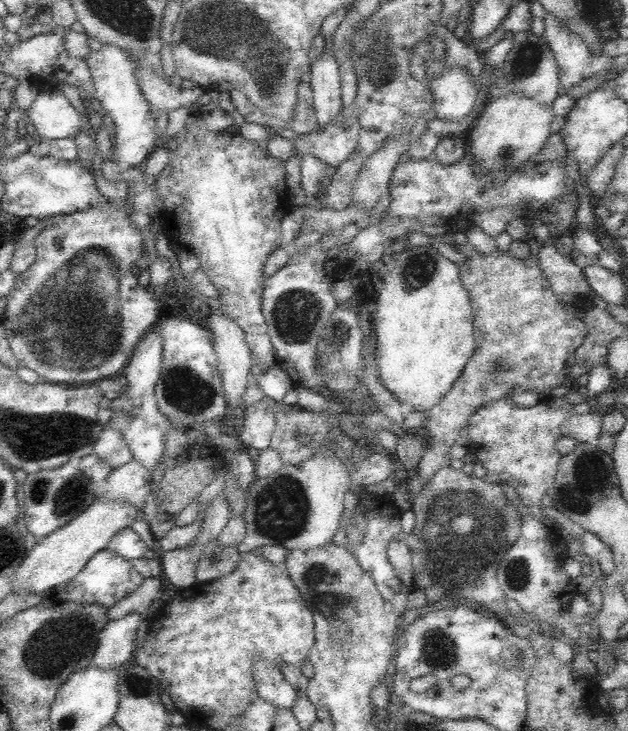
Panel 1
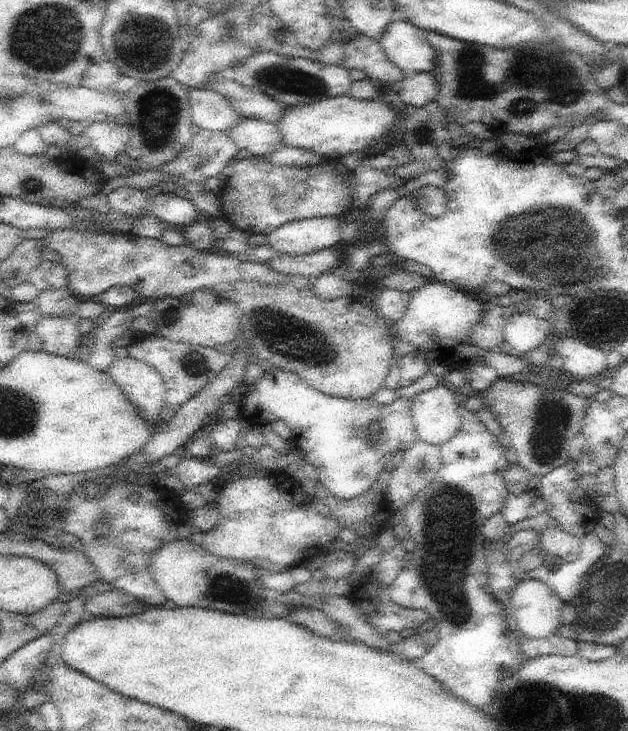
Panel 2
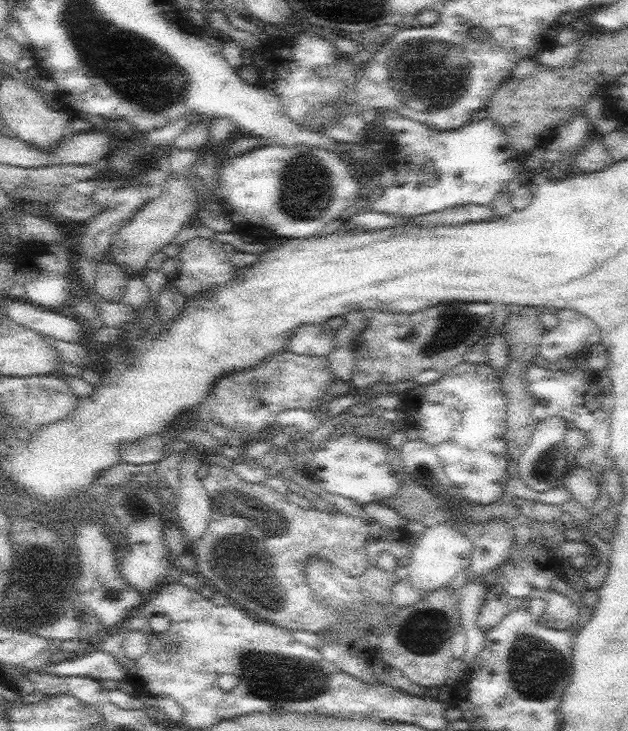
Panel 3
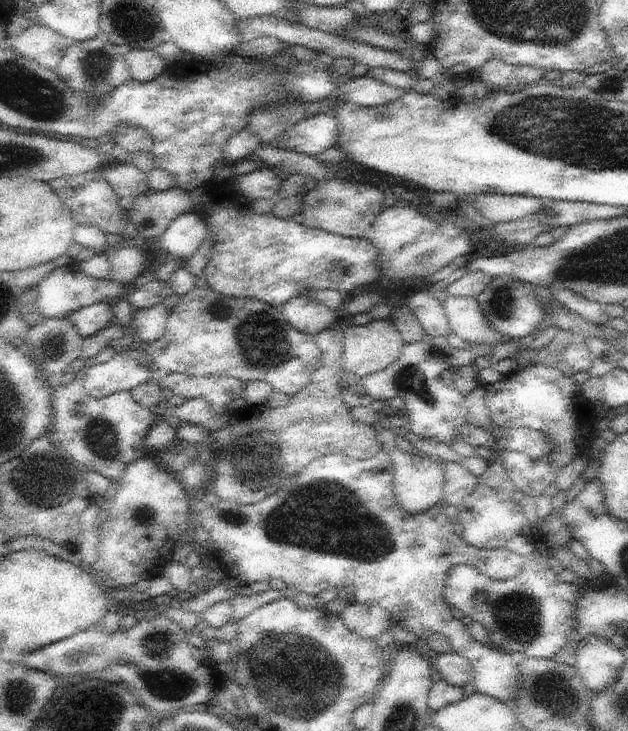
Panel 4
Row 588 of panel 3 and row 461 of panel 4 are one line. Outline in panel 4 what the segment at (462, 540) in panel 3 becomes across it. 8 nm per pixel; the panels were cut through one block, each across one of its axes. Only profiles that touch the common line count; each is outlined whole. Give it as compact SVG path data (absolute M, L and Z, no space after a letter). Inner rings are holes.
M374 422L380 446L388 450L392 462L394 462L394 495L401 510L406 510L408 514L418 514L434 508L438 504L443 504L443 487L446 482L446 472L442 462L435 455L420 456L420 454L407 454L398 448L395 442L395 435L392 429L384 428L380 422Z

